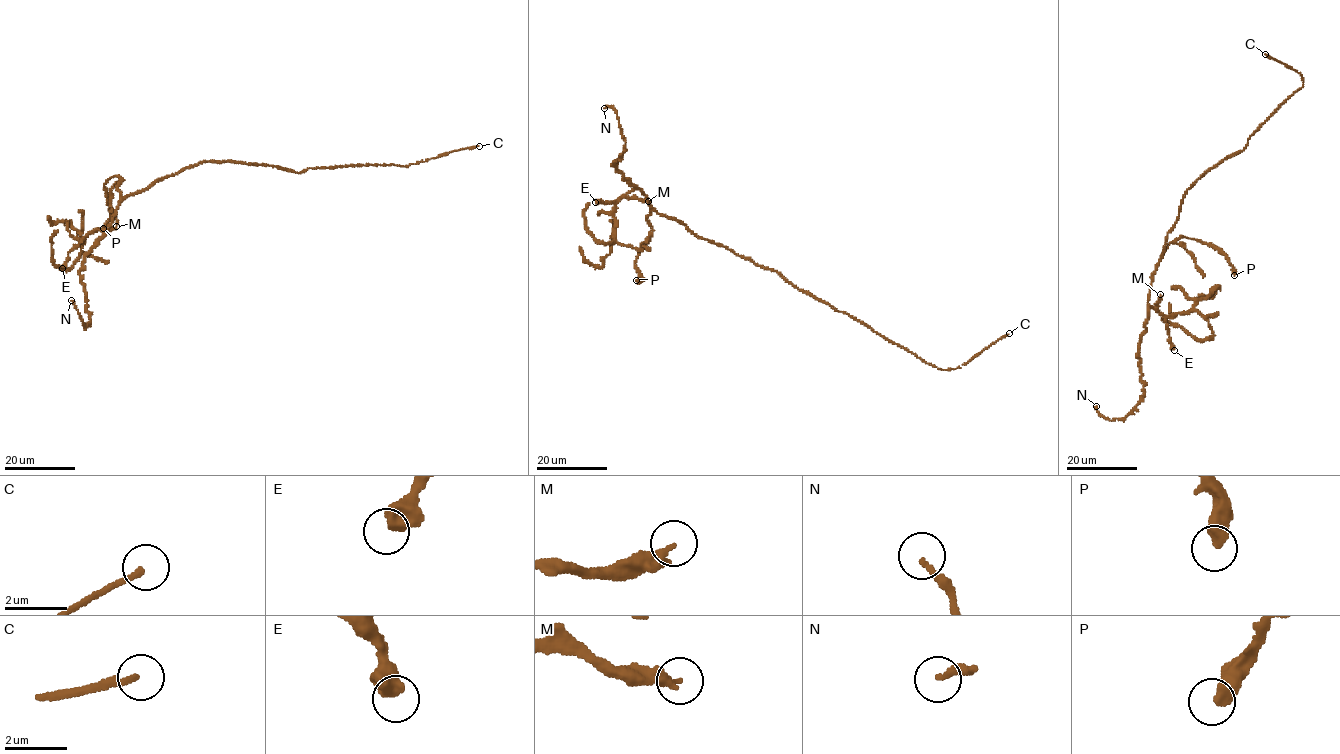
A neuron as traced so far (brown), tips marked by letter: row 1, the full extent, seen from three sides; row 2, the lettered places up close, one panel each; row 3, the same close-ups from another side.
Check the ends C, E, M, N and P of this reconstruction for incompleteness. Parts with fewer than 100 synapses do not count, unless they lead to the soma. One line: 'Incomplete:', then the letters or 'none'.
Incomplete: C

